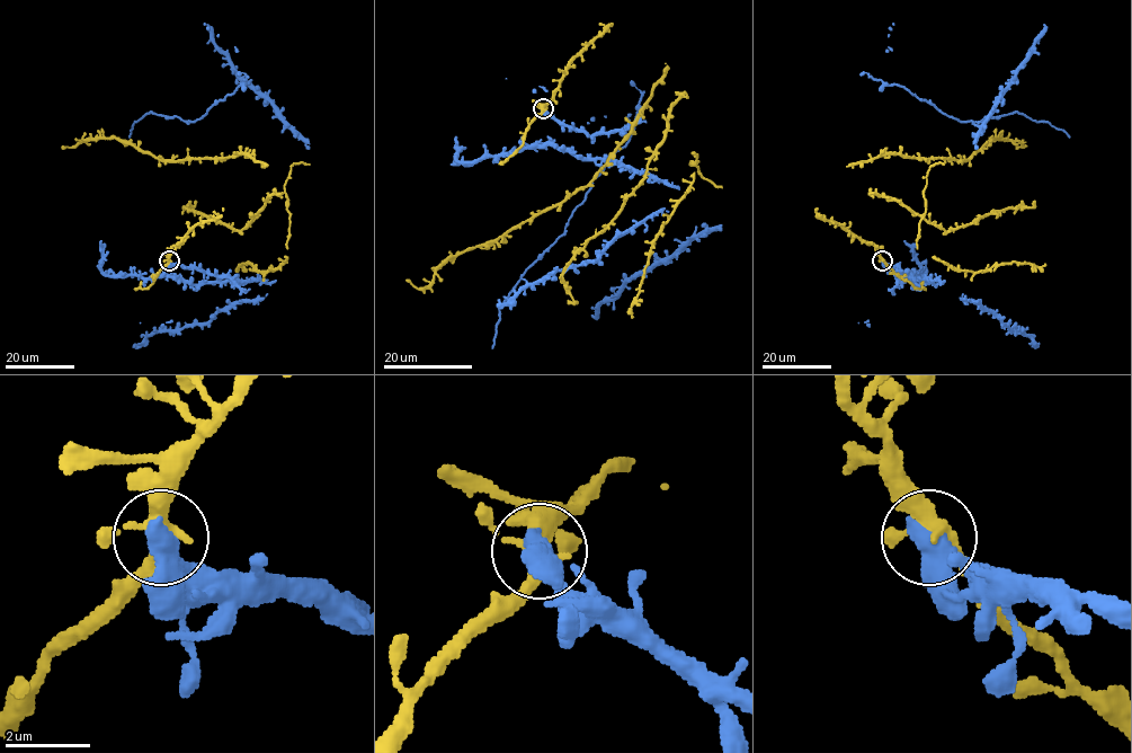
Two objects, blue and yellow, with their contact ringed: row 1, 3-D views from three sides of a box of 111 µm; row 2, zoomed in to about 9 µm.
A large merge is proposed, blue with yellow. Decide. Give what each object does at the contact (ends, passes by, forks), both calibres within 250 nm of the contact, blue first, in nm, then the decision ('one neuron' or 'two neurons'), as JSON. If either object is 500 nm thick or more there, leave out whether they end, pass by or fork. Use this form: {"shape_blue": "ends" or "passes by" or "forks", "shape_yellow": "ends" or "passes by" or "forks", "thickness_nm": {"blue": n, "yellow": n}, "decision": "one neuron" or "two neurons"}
{"thickness_nm": {"blue": 600, "yellow": 320}, "decision": "two neurons"}

